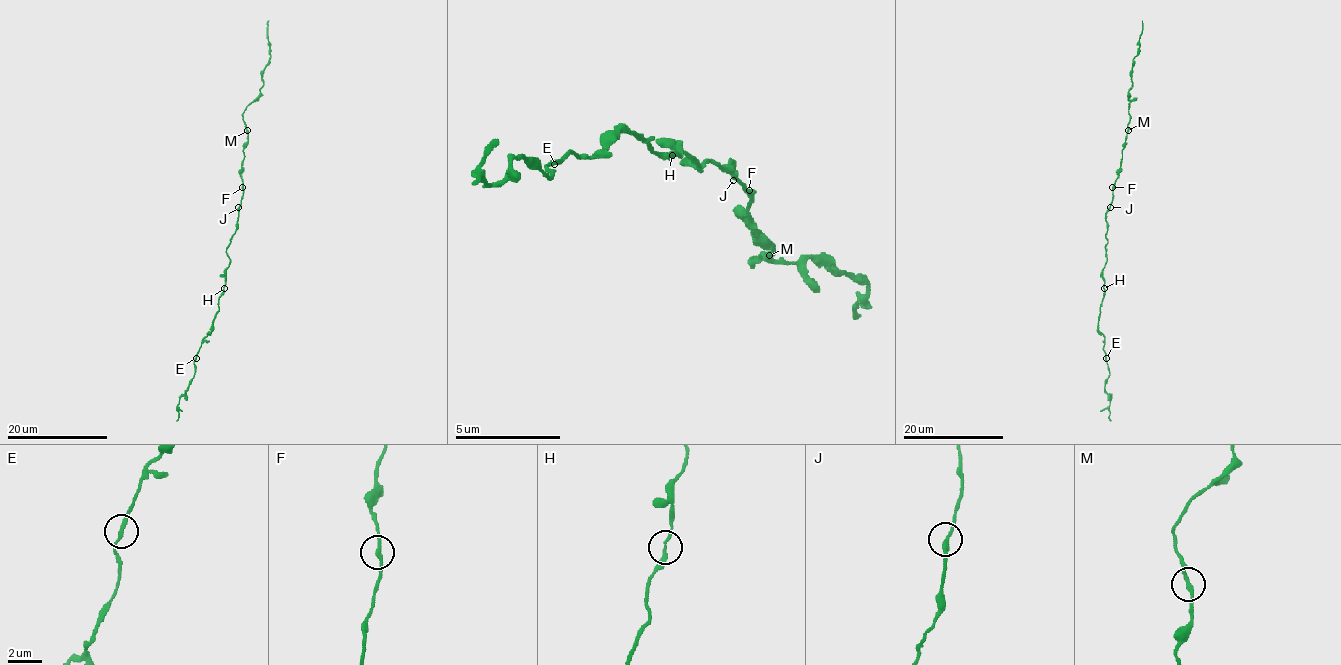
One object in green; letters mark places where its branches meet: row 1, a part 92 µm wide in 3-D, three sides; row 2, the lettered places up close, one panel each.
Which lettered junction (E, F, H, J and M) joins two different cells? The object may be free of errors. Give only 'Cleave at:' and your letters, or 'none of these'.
Cleave at: none of these

